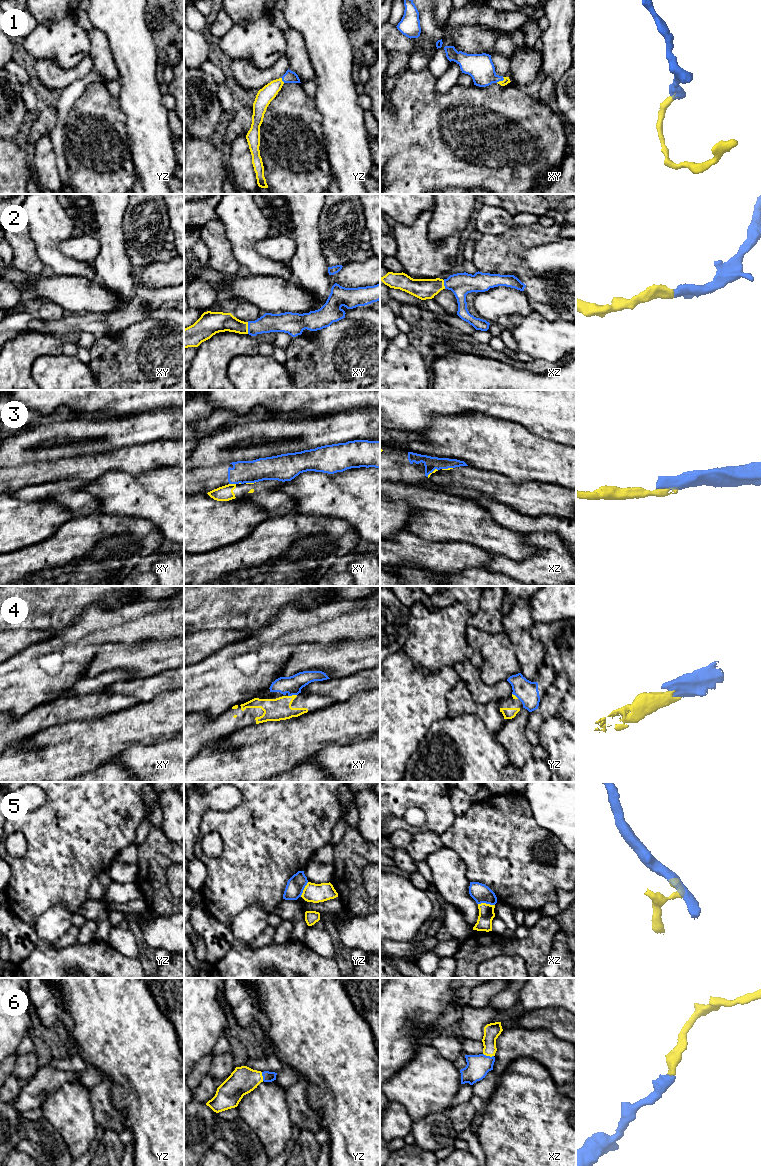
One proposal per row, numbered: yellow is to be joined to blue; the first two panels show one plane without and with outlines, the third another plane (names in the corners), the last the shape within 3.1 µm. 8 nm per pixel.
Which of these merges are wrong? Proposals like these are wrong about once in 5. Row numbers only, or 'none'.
3, 5

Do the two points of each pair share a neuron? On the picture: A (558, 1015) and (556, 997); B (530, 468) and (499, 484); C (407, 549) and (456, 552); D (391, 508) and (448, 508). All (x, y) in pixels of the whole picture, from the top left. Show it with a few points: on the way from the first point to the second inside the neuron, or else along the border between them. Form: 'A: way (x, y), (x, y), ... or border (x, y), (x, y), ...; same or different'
A: border (565, 1008), (536, 1008), (534, 1010); different
B: border (487, 470), (505, 475), (515, 483), (532, 482); different
C: way (419, 552), (444, 552); same
D: border (390, 500), (404, 500), (415, 511), (403, 530); different

